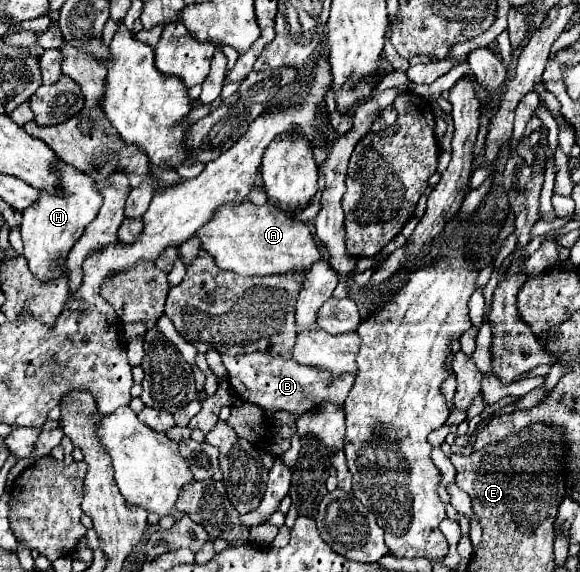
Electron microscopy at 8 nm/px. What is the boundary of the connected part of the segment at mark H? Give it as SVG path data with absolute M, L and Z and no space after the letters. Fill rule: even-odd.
M63 160L59 162L59 176L61 176L61 186L65 190L65 196L55 196L41 192L39 202L23 212L23 224L21 224L21 238L23 238L23 254L27 258L29 270L41 280L41 282L51 282L65 274L67 266L67 252L73 248L75 240L83 234L83 228L97 216L101 208L101 194L95 192L93 180L79 172L77 168L65 164Z

